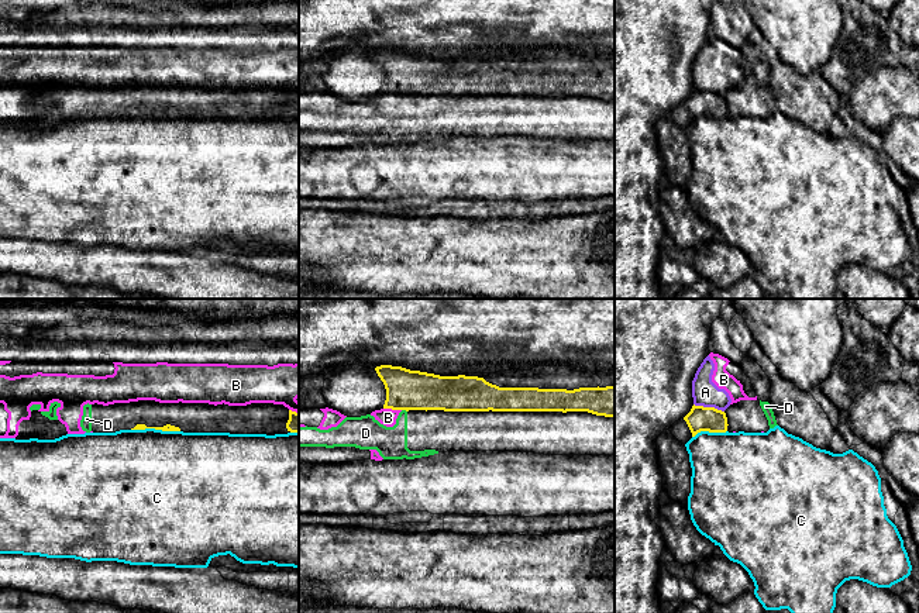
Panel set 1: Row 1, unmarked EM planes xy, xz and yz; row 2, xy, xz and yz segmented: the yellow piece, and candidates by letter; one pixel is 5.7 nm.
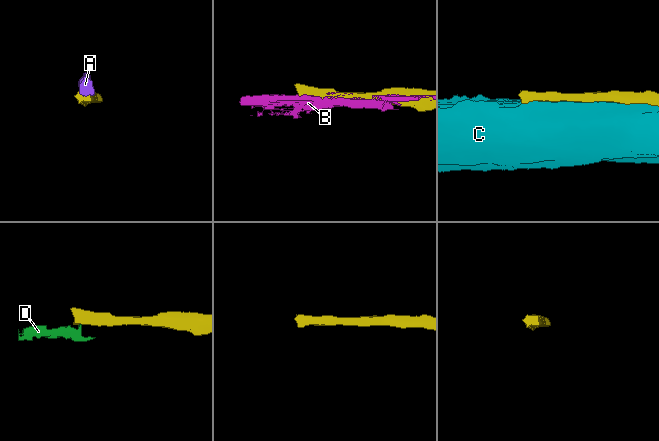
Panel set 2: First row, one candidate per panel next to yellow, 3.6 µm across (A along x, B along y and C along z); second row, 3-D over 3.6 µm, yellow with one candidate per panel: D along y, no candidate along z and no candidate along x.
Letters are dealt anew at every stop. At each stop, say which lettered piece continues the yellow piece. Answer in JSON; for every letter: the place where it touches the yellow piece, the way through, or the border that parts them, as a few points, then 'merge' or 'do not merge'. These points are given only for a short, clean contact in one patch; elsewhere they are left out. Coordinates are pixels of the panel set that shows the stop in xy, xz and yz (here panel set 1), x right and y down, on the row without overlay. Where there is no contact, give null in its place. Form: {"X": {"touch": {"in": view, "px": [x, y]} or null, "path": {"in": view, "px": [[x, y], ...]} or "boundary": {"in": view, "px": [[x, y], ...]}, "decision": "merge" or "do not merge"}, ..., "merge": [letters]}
{"A": {"touch": {"in": "yz", "px": [709, 92]}, "decision": "do not merge"}, "B": {"touch": {"in": "xz", "px": [392, 93]}, "decision": "do not merge"}, "C": {"touch": {"in": "xy", "px": [155, 113]}, "decision": "do not merge"}, "D": {"touch": {"in": "xz", "px": [405, 93]}, "boundary": {"in": "xz", "px": [[402, 93], [406, 96]]}, "decision": "do not merge"}, "merge": []}

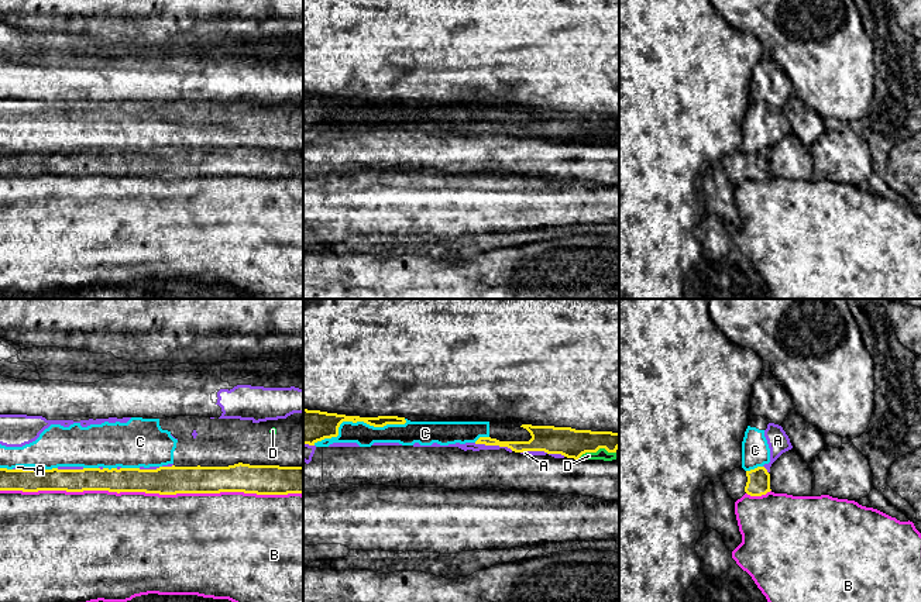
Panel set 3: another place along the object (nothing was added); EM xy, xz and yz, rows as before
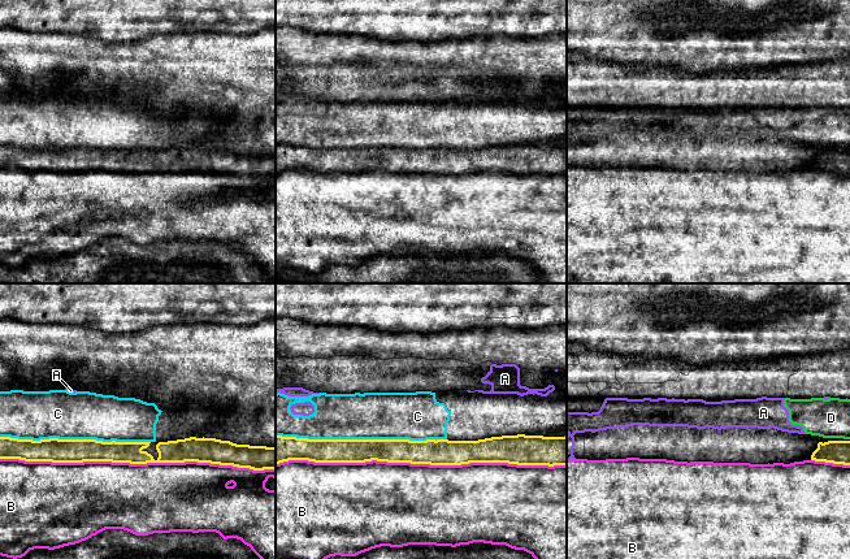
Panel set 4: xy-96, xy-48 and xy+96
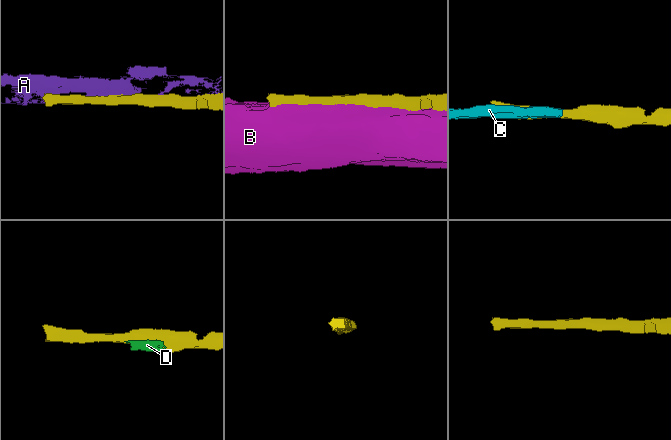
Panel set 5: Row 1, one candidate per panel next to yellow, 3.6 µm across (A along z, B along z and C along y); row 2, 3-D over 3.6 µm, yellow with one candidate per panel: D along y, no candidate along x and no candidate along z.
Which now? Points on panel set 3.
{"A": {"touch": {"in": "xz", "px": [494, 128]}, "decision": "do not merge"}, "B": {"touch": {"in": "xy", "px": [151, 176]}, "decision": "do not merge"}, "C": {"touch": {"in": "xz", "px": [356, 106]}, "decision": "do not merge"}, "D": {"touch": {"in": "xz", "px": [595, 136]}, "decision": "do not merge"}, "merge": []}

